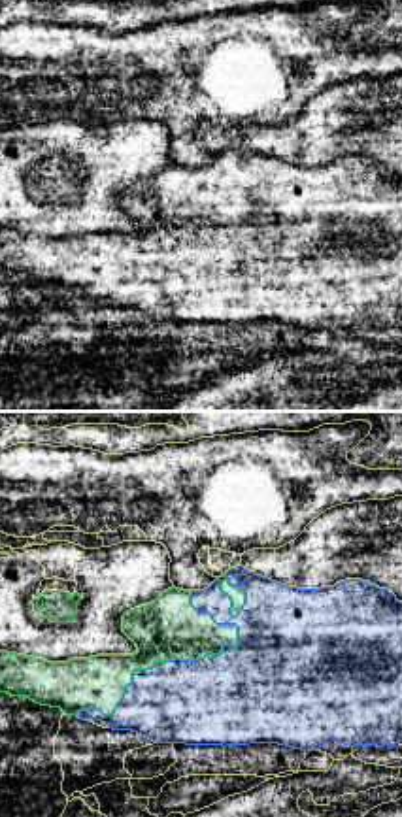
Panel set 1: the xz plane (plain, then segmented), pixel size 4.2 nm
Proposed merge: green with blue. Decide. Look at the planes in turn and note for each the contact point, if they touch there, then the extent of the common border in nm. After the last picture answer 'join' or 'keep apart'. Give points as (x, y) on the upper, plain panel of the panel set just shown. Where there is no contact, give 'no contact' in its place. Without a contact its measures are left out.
meets green at (157, 238); contact 800 nm long

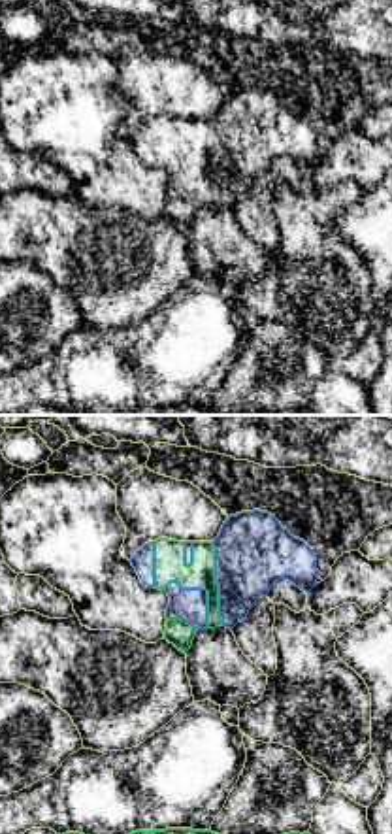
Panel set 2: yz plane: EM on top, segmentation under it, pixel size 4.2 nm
meets green at (217, 161); contact 360 nm long

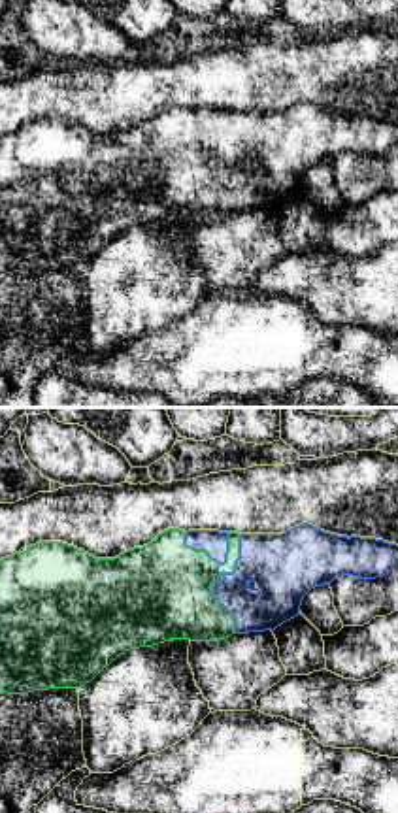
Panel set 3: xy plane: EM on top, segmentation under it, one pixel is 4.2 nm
meets green at (214, 157); contact 420 nm long

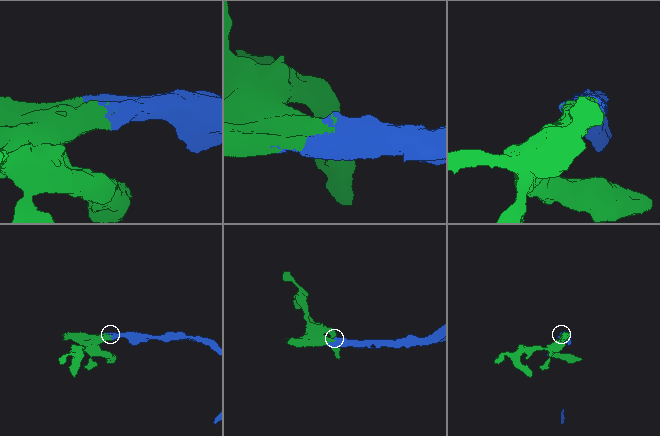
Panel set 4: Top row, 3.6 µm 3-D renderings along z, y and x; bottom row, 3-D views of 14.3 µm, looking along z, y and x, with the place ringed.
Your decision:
join

